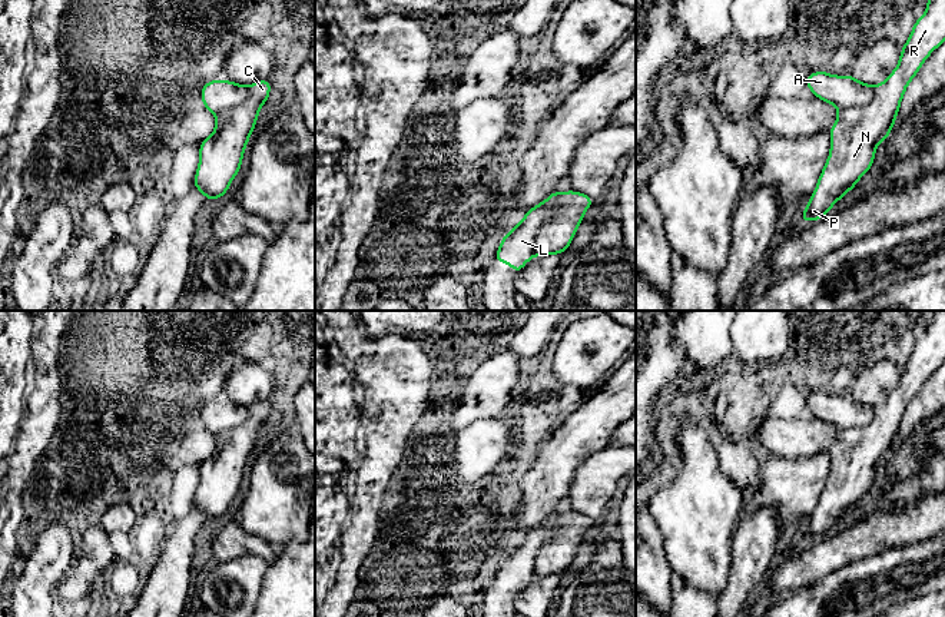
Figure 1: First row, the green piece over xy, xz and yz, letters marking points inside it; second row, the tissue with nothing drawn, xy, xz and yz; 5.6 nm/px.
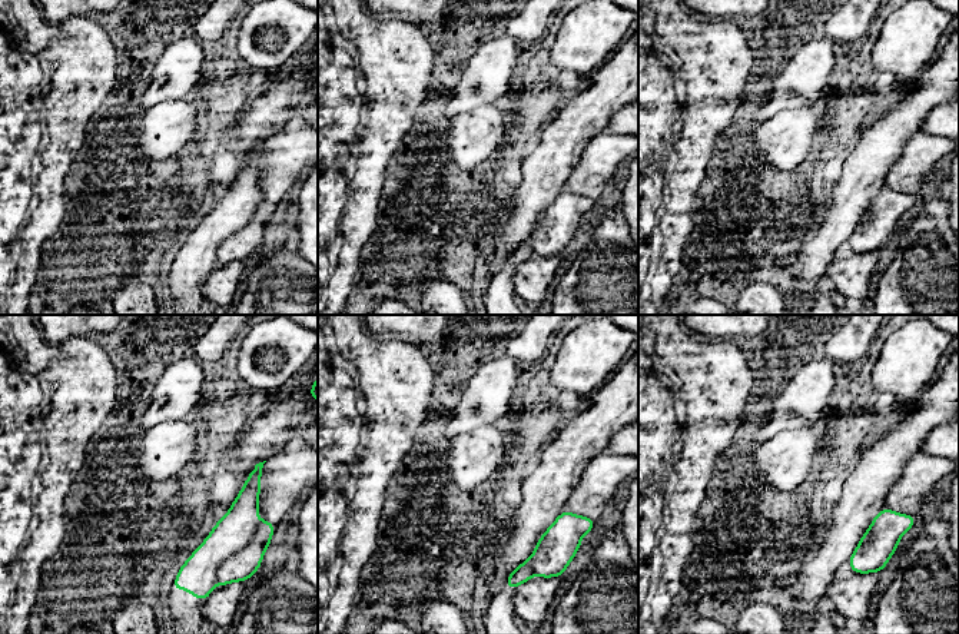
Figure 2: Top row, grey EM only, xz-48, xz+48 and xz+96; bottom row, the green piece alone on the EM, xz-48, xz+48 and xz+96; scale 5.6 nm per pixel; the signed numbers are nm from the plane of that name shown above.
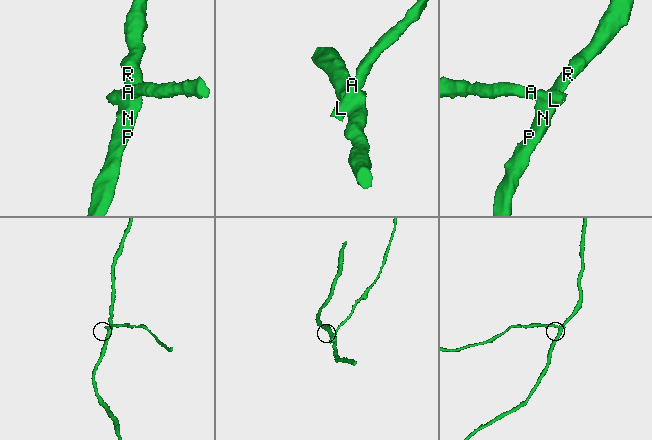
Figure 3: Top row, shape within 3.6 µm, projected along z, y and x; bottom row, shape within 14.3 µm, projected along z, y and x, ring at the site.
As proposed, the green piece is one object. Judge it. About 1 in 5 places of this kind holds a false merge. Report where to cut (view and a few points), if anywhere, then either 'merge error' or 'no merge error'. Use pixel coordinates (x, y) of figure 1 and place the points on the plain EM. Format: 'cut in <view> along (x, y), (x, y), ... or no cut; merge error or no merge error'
cut in xz along (563, 513), (556, 520), (553, 536), (534, 559), (533, 574); merge error

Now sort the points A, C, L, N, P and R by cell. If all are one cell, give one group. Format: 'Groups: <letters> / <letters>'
Groups: A L / C N P R

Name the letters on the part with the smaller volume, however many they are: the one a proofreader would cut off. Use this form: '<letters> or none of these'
A, L

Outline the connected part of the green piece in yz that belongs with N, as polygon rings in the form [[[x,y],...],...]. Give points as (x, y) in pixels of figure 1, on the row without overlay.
[[[932,311],[928,314],[925,335],[915,341],[912,354],[902,366],[898,387],[883,404],[875,407],[872,422],[838,431],[838,441],[829,451],[829,480],[800,543],[828,537],[829,530],[855,510],[856,502],[872,488],[876,465],[888,461],[906,407],[944,362],[945,311]]]

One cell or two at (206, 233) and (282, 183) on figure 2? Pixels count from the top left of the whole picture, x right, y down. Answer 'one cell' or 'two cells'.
two cells

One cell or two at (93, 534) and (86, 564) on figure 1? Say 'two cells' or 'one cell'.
one cell

